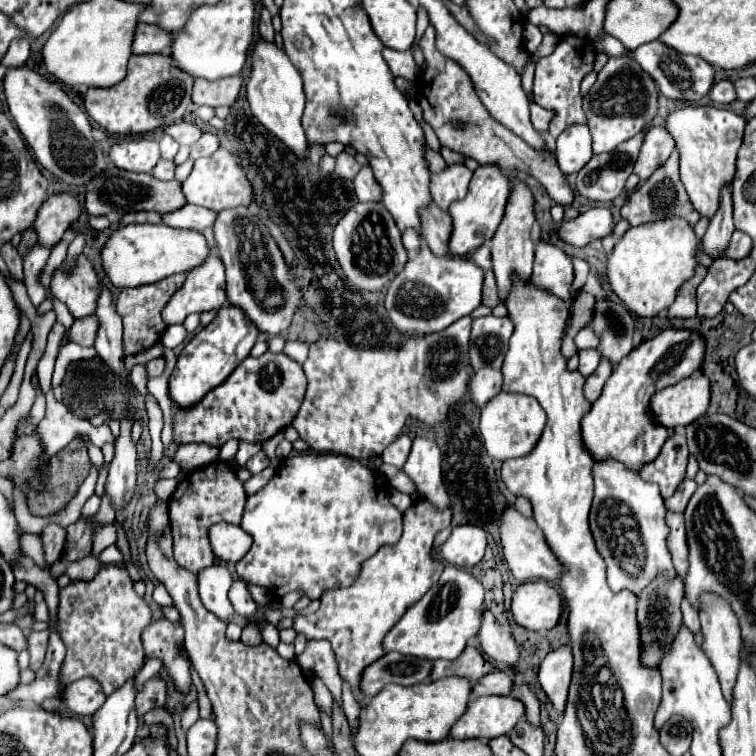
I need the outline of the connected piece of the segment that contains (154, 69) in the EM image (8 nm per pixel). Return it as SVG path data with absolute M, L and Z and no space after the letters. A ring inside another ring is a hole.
M167 52L131 56L127 76L111 88L89 88L83 104L87 114L109 134L143 134L181 120L191 104L191 88L193 78L169 68Z

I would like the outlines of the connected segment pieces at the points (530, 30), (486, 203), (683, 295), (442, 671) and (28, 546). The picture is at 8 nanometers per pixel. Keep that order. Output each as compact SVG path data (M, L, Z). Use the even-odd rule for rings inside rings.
M525 22L525 28L523 28L523 42L525 42L527 52L535 52L537 46L541 44L541 38L543 38L541 30L539 30L535 24Z
M479 166L471 178L467 196L461 200L455 200L449 206L449 216L453 222L451 236L449 236L449 254L453 256L465 256L469 250L479 248L487 240L493 238L493 232L497 230L497 224L501 222L501 216L505 212L505 200L509 192L509 176L501 172L497 166Z
M699 266L693 280L685 282L677 294L677 300L671 304L671 308L667 310L667 316L669 318L693 318L695 316L695 308L697 308L697 302L695 302L695 288L701 284L701 280L705 278L707 274L707 268L705 266Z
M467 646L465 652L457 660L437 660L433 662L431 670L431 680L445 678L445 676L457 676L457 678L467 678L471 682L477 682L481 676L491 672L491 664L481 656L481 652L473 646Z
M23 533L20 537L20 545L23 552L31 557L40 568L48 571L50 570L49 565L45 562L41 538L39 535Z

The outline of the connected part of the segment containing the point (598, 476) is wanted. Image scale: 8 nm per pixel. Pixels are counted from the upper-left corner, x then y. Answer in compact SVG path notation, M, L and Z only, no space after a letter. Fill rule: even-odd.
M615 460L597 462L593 466L595 498L589 514L589 528L599 554L607 564L607 584L613 592L629 590L639 596L657 576L675 580L677 572L667 546L669 526L665 522L667 508L661 502L657 484L641 480Z

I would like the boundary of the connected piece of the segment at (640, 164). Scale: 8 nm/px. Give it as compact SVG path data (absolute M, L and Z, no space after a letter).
M663 126L649 128L645 136L645 144L641 146L639 158L635 162L635 174L647 180L659 166L667 162L673 148L675 148L675 140Z

